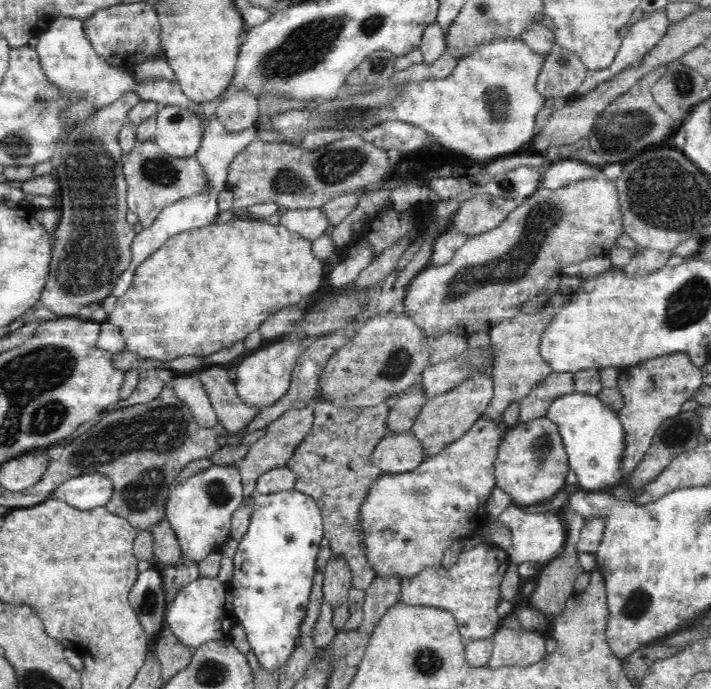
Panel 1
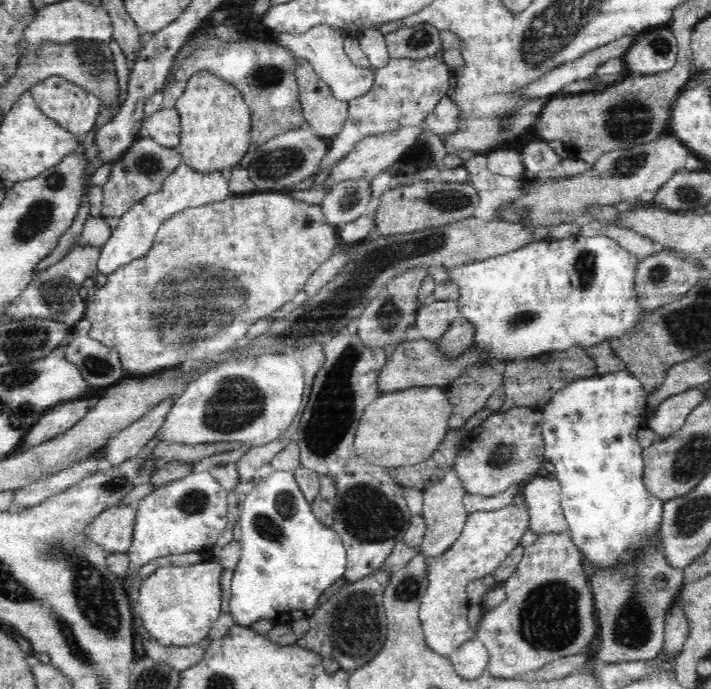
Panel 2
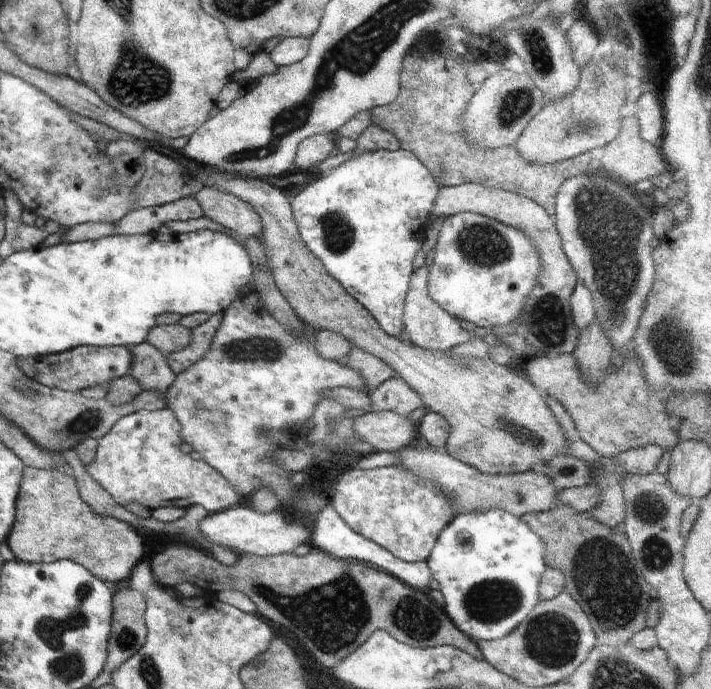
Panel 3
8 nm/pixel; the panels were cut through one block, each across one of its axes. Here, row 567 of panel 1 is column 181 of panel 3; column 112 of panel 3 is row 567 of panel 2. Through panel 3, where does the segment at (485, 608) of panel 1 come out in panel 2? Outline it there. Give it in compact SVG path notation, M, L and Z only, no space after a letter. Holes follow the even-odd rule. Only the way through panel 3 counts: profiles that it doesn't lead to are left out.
M508 504L498 510L478 511L467 516L466 524L452 546L445 553L438 556L426 557L427 564L427 591L421 599L419 617L421 620L425 640L430 649L444 657L450 657L459 646L476 637L477 630L472 630L468 623L469 598L466 593L466 586L478 578L492 575L492 572L506 560L510 554L520 545L520 539L529 528L529 510L527 504Z

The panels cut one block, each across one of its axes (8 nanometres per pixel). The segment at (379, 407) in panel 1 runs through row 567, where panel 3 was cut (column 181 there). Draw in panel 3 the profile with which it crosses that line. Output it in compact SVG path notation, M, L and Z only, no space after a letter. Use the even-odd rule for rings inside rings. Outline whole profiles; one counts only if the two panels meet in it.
M222 312L210 315L210 318L204 324L191 329L190 346L188 348L166 355L168 366L170 366L170 370L175 375L196 364L208 352L208 348L212 344L212 338L214 338L214 334L216 334L218 327L222 324L222 318L224 318Z

